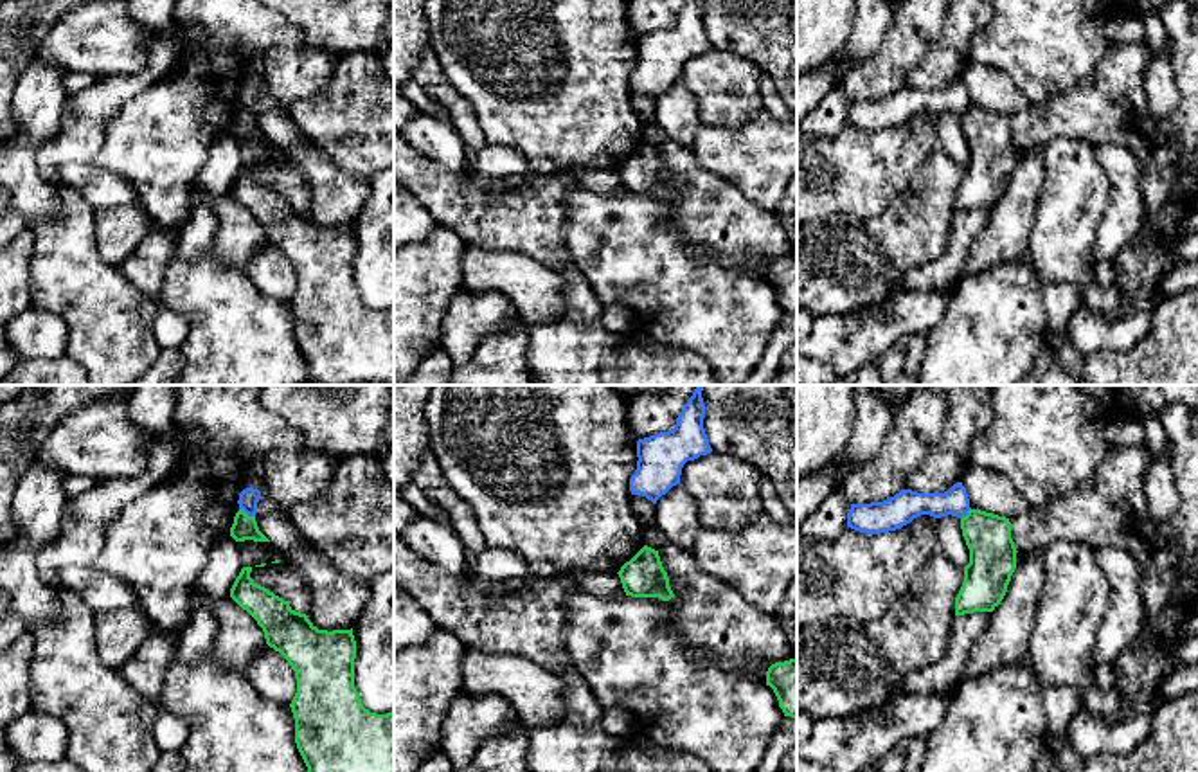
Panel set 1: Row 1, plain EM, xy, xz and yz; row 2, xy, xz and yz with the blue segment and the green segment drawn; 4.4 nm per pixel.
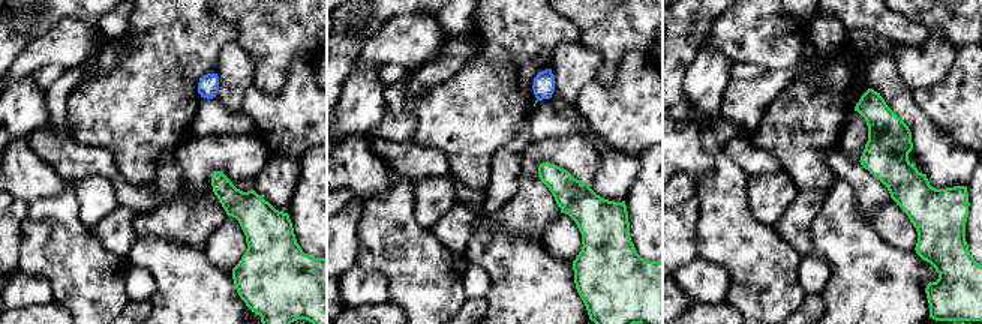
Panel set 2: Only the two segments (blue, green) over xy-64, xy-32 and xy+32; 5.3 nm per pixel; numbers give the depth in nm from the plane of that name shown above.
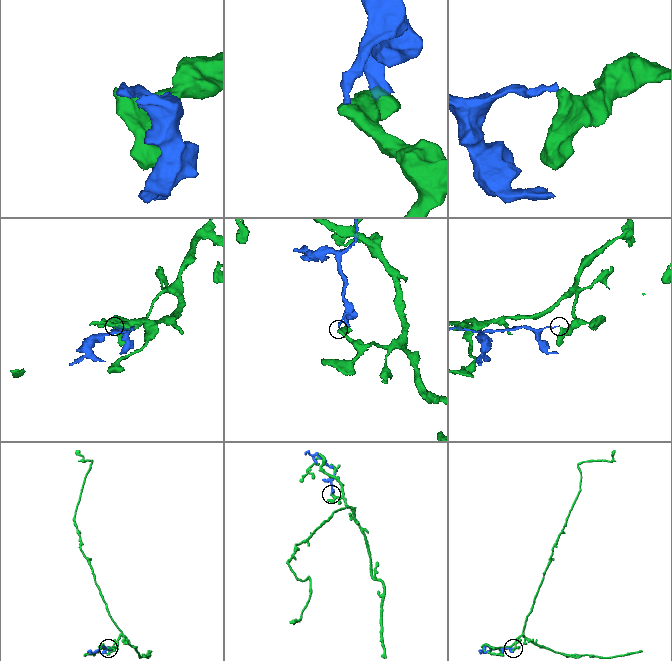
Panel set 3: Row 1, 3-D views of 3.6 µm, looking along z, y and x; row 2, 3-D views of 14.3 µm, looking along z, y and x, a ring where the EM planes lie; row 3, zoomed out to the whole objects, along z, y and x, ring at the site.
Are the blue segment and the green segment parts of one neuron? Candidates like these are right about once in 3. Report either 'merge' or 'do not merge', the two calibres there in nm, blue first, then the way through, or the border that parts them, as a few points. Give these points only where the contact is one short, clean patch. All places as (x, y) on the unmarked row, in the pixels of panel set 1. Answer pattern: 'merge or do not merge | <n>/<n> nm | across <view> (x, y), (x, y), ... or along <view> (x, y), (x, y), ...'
do not merge | 90/110 nm | along xy (240, 105), (254, 114)

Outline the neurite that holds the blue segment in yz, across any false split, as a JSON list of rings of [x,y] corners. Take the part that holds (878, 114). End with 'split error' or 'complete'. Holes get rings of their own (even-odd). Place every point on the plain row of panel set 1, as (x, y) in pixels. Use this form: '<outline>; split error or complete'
[[[962,79],[953,81],[944,90],[901,86],[883,99],[851,101],[847,124],[865,131],[880,131],[901,126],[919,112],[962,115],[970,106],[970,95]]]; complete

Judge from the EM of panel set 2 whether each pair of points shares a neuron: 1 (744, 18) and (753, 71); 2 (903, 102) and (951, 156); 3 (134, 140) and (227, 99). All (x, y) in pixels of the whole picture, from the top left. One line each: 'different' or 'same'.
1: different
2: same
3: different

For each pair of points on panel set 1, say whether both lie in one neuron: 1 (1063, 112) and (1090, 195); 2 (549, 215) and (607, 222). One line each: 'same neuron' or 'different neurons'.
1: different neurons
2: different neurons

